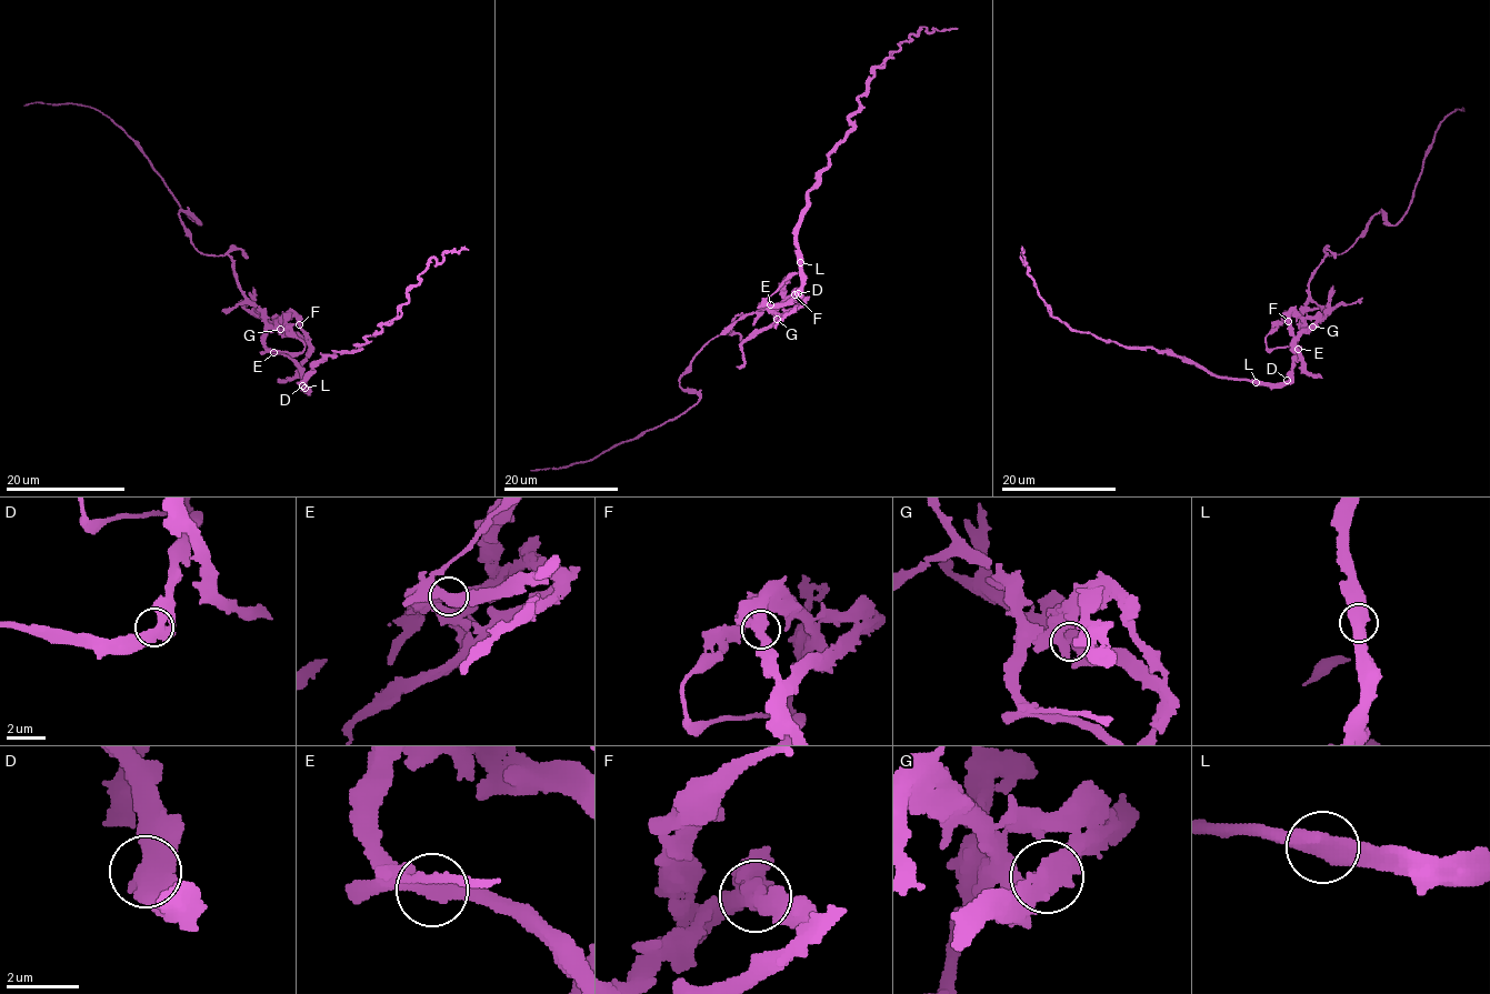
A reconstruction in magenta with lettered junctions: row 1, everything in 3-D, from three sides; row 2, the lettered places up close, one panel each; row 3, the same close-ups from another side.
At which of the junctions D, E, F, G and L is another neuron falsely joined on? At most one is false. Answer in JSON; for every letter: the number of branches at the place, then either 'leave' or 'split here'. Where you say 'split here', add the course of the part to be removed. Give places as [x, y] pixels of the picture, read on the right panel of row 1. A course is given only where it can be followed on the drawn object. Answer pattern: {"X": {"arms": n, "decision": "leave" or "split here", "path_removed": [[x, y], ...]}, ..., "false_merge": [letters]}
{"D": {"arms": 2, "decision": "leave"}, "E": {"arms": 2, "decision": "leave"}, "F": {"arms": 2, "decision": "leave"}, "G": {"arms": 2, "decision": "leave"}, "L": {"arms": 2, "decision": "leave"}, "false_merge": []}

